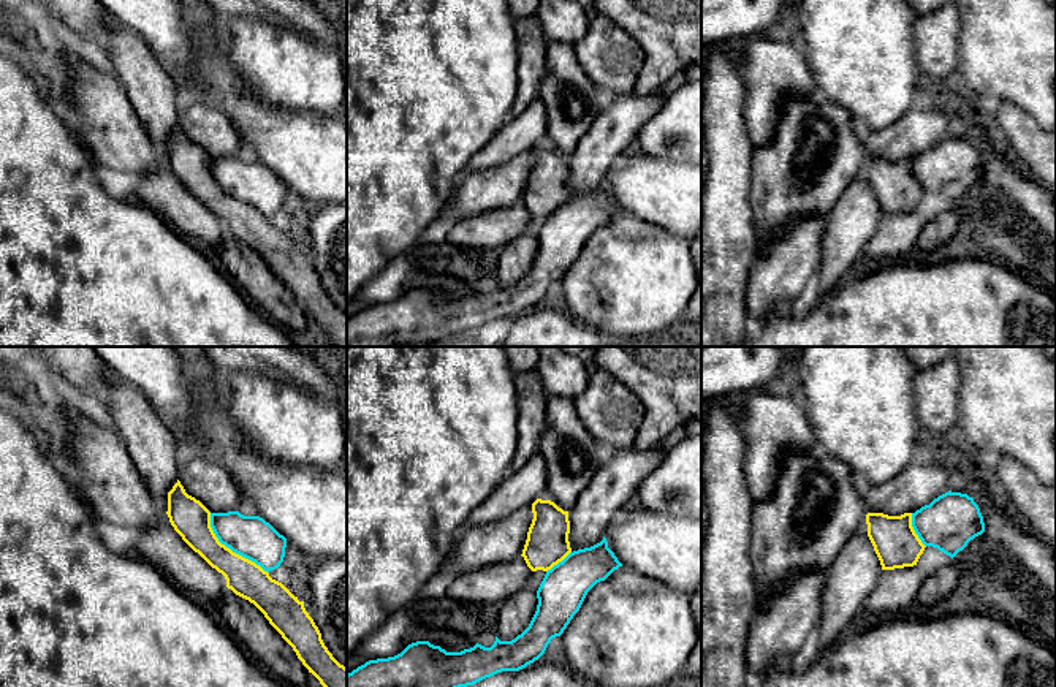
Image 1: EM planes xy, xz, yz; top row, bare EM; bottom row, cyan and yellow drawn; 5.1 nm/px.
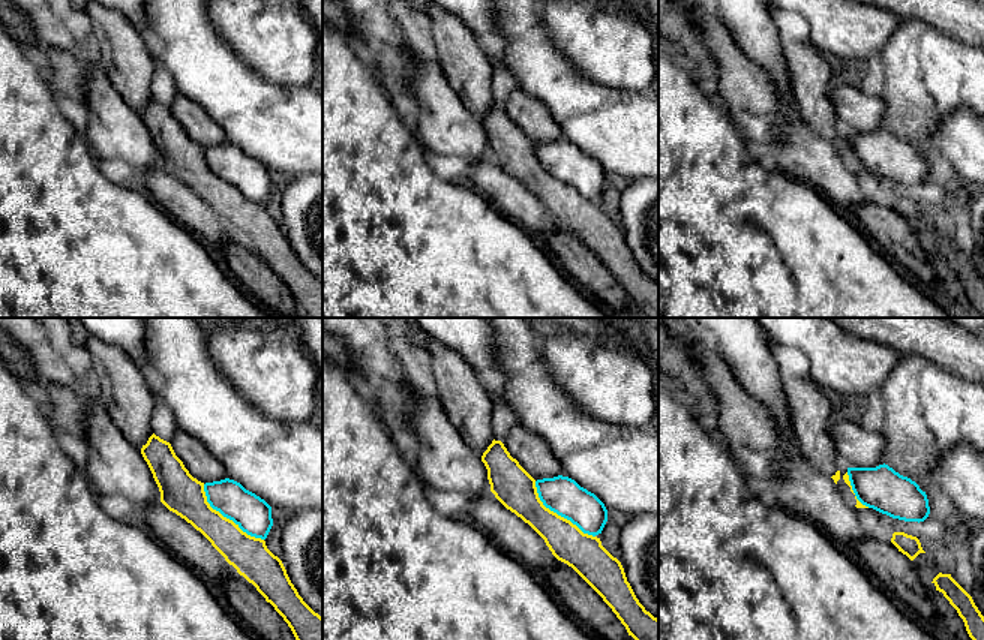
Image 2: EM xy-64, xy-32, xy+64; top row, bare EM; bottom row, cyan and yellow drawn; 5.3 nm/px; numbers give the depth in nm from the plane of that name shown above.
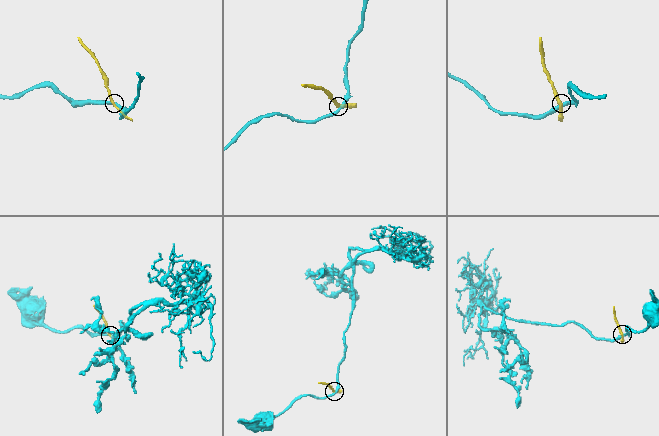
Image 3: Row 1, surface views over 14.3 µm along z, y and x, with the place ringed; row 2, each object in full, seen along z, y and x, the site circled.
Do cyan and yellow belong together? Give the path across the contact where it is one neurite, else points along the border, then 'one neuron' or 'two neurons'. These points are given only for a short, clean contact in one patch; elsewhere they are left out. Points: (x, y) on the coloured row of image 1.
two neurons

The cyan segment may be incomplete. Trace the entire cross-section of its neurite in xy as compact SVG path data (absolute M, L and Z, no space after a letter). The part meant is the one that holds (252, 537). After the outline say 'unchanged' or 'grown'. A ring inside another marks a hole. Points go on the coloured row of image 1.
M211 513L211 527L222 545L268 573L283 562L287 538L260 516Z; unchanged

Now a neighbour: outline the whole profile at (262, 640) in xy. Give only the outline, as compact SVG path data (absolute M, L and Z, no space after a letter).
M226 587L215 608L247 652L256 657L266 671L288 685L307 682L309 670L253 603Z

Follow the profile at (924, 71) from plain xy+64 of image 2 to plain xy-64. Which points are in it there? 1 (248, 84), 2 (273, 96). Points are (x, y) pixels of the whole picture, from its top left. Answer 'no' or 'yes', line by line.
1: no
2: no

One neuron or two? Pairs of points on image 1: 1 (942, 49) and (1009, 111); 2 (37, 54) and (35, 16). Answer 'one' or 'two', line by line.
1: two
2: one

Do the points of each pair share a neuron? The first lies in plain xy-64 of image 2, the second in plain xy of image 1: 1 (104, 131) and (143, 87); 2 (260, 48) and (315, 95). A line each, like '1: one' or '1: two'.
1: two
2: one

